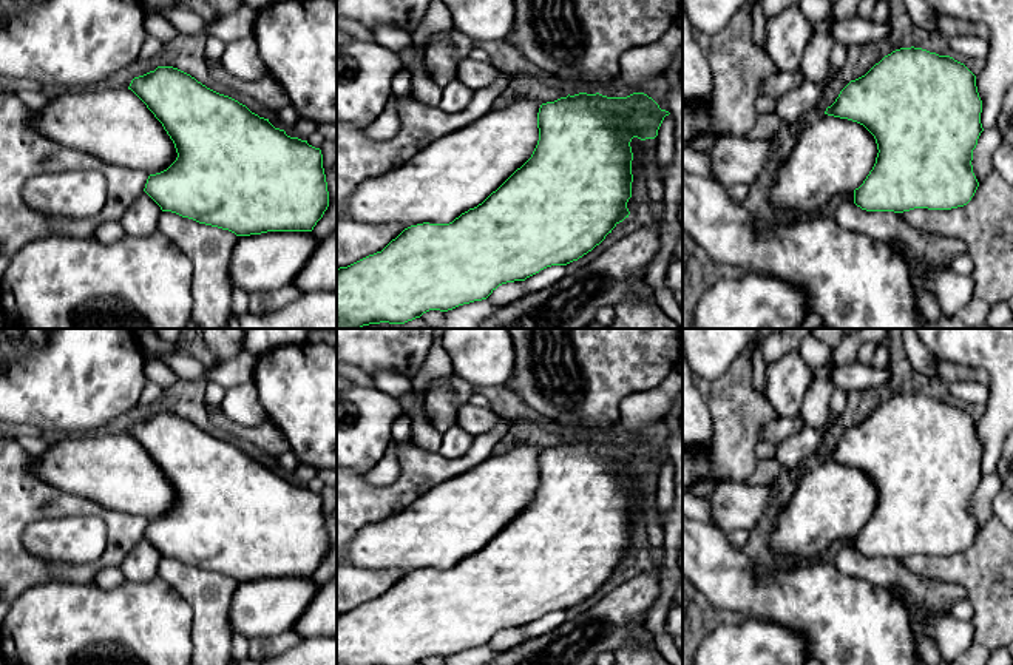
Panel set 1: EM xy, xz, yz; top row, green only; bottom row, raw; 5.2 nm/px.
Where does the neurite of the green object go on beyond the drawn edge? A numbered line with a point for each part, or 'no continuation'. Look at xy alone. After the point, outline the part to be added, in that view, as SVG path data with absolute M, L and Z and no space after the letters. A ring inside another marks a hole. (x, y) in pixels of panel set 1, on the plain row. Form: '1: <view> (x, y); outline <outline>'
1: xy (115, 471); outline M128 434L73 435L34 458L40 480L111 511L150 522L178 503L162 469Z

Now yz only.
1: yz (833, 502); outline M823 458L805 472L789 500L777 511L769 551L777 562L789 565L823 559L826 551L863 529L877 498L876 484L863 471Z

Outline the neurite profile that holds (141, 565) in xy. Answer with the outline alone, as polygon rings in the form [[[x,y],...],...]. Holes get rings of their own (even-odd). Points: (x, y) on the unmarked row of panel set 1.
[[[142,537],[117,568],[128,582],[147,582],[158,576],[161,557],[161,552]]]

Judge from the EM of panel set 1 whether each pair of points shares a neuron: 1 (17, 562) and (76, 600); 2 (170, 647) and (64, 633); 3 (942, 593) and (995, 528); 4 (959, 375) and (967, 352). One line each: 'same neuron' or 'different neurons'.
1: different neurons
2: same neuron
3: different neurons
4: different neurons

